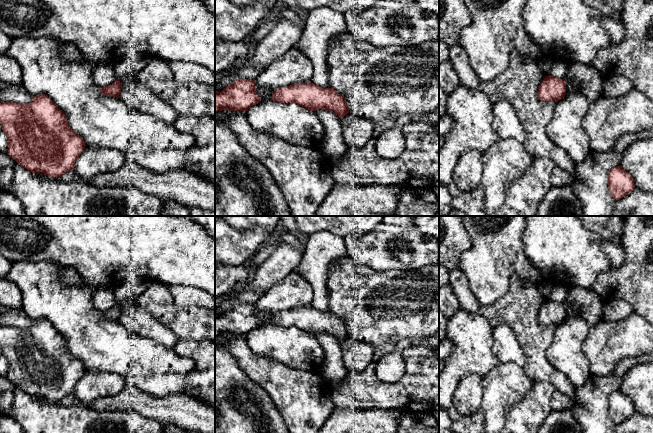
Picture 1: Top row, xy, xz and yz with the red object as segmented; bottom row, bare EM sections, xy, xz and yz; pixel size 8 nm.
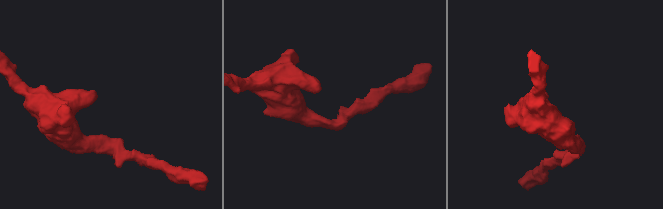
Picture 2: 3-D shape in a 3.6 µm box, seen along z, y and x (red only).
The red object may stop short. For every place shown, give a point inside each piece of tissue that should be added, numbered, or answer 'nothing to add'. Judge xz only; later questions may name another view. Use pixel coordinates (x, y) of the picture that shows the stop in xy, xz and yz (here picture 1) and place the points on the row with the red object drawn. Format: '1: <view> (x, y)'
nothing to add

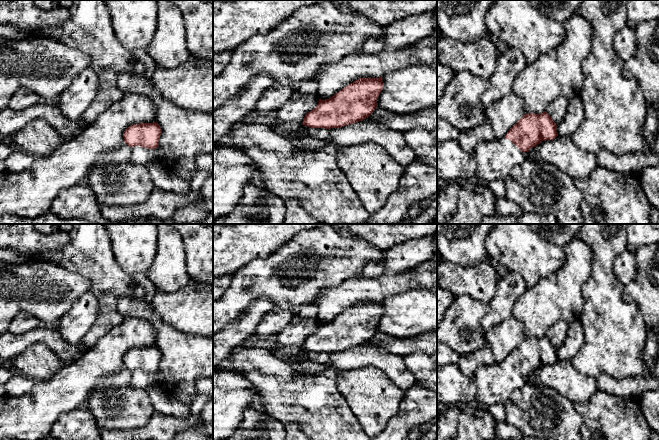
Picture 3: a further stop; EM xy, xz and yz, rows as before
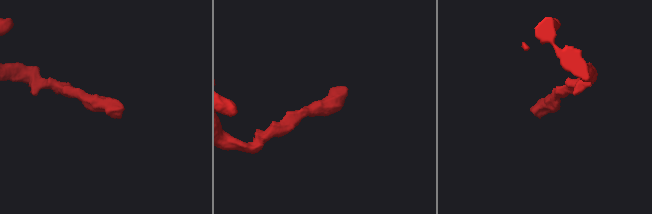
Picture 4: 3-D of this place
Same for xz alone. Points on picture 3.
nothing to add

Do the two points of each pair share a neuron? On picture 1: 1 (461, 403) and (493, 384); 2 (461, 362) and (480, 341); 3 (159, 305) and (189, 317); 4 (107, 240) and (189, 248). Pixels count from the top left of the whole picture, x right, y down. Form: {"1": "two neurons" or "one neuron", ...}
{"1": "two neurons", "2": "one neuron", "3": "one neuron", "4": "one neuron"}

